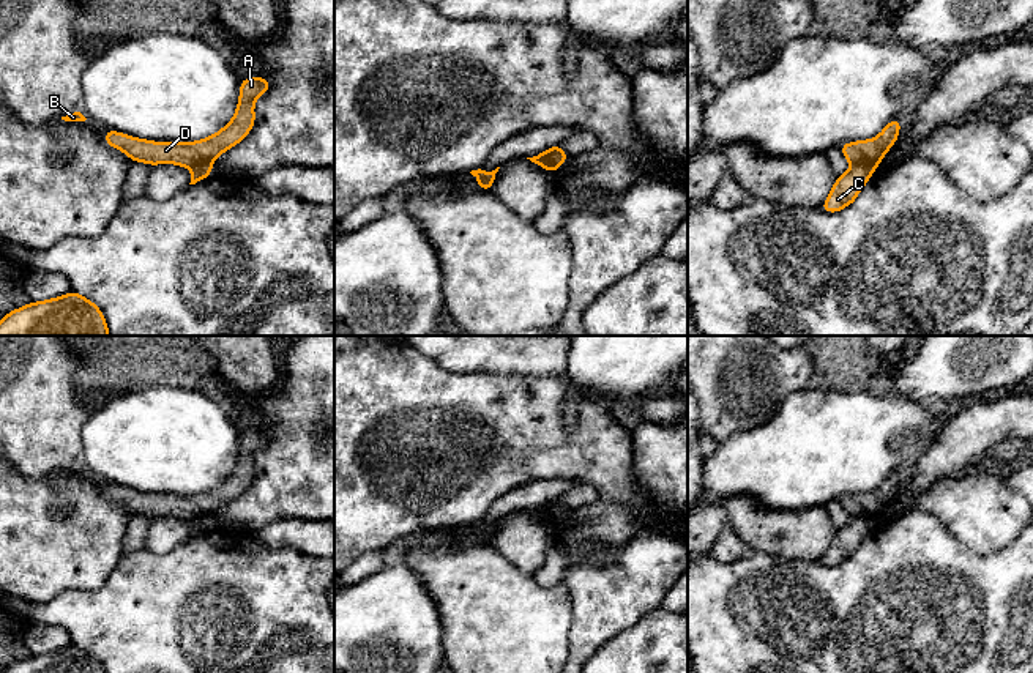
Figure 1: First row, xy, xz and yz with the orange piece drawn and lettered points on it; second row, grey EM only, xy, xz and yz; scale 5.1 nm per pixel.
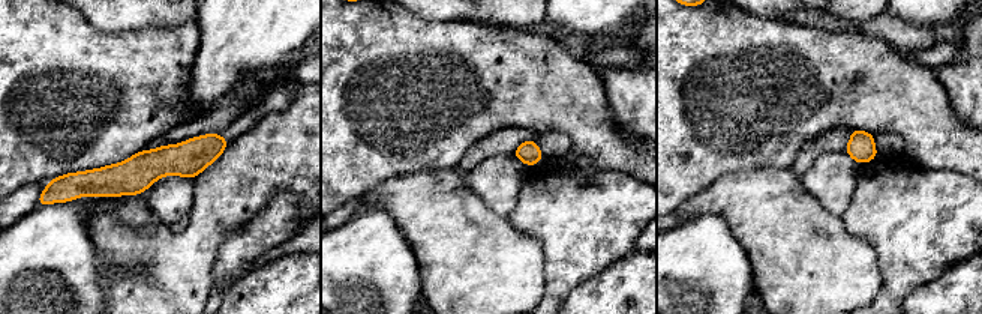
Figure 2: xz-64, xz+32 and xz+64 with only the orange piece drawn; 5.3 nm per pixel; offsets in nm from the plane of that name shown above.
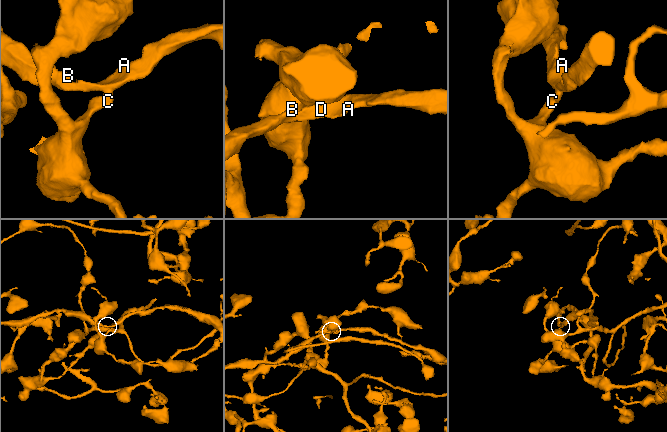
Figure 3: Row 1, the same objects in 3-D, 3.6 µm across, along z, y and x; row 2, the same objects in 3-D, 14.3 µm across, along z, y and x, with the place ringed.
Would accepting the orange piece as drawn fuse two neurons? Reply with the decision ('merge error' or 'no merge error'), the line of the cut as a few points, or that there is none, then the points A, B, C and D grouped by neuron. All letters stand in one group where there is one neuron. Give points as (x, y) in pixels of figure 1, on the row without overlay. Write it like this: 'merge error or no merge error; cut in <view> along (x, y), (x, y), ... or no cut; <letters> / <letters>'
merge error; cut in yz along (852, 516), (865, 516), (874, 522); A B D / C

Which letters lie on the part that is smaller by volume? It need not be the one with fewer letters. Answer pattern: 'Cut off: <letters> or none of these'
Cut off: A, B, D

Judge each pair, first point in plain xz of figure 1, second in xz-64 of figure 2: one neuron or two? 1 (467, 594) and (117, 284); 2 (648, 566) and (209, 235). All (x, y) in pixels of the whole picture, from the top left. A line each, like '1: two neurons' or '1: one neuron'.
1: one neuron
2: two neurons

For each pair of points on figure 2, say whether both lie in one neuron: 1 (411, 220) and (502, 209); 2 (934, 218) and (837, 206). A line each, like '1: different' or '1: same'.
1: different
2: different

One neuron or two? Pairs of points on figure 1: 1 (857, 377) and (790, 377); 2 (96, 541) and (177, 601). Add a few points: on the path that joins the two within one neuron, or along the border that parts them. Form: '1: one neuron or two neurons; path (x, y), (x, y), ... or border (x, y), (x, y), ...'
1: two neurons; border (806, 352), (811, 361), (809, 386)
2: two neurons; border (123, 555), (98, 588)

